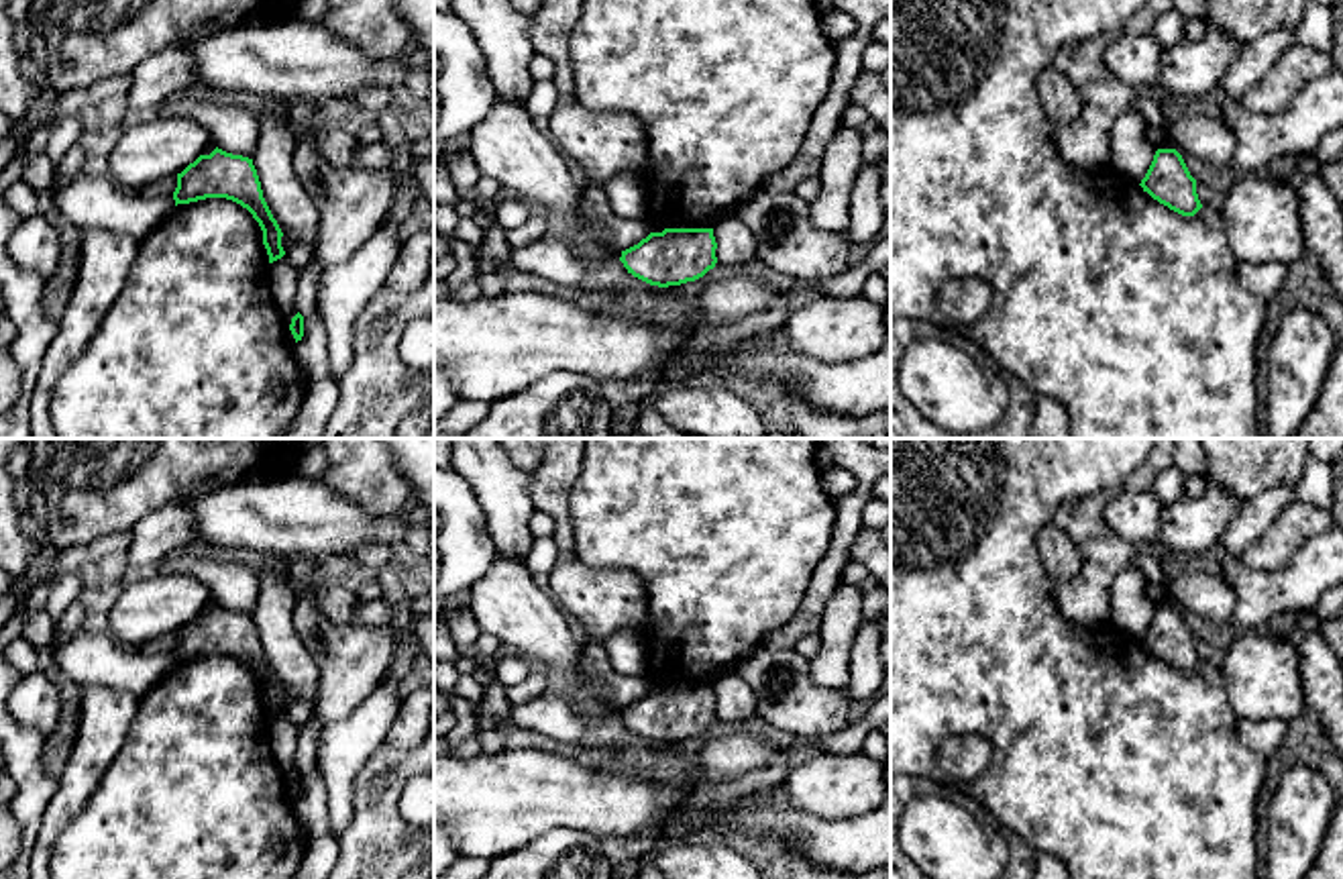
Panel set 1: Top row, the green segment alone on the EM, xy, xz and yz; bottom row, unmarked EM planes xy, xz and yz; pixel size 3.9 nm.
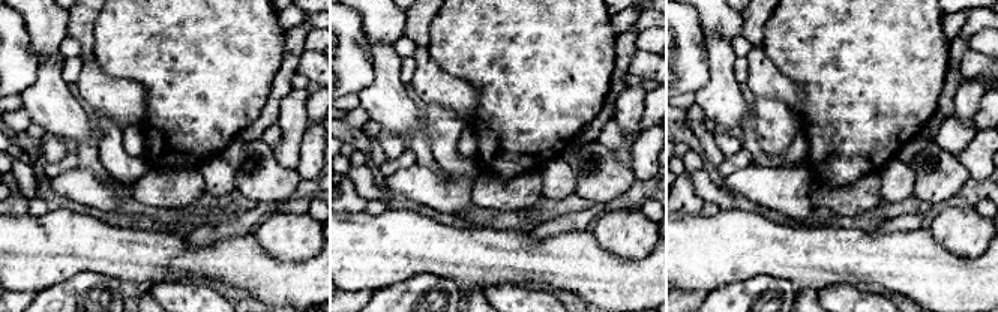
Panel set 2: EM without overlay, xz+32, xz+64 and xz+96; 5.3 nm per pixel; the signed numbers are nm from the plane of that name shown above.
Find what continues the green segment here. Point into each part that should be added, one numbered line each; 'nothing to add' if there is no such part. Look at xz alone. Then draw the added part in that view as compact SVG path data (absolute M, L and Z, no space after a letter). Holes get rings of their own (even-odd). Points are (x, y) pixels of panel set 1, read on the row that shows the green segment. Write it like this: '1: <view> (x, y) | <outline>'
nothing to add

